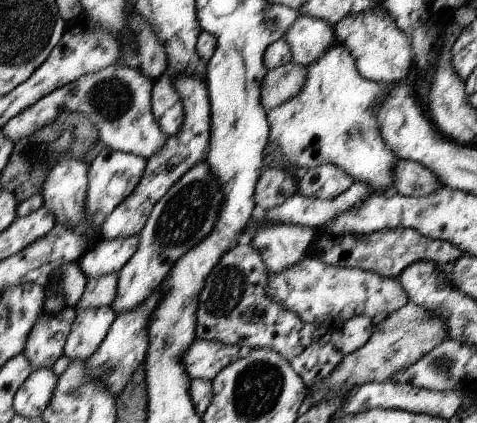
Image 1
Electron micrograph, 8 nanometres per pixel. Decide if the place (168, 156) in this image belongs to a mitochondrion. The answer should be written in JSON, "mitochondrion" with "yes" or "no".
{"mitochondrion":"yes"}

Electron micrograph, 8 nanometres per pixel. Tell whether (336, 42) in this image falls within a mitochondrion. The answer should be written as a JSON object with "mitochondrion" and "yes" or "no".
{"mitochondrion":"no"}

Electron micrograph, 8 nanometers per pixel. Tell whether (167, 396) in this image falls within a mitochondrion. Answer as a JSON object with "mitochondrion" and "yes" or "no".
{"mitochondrion":"no"}

